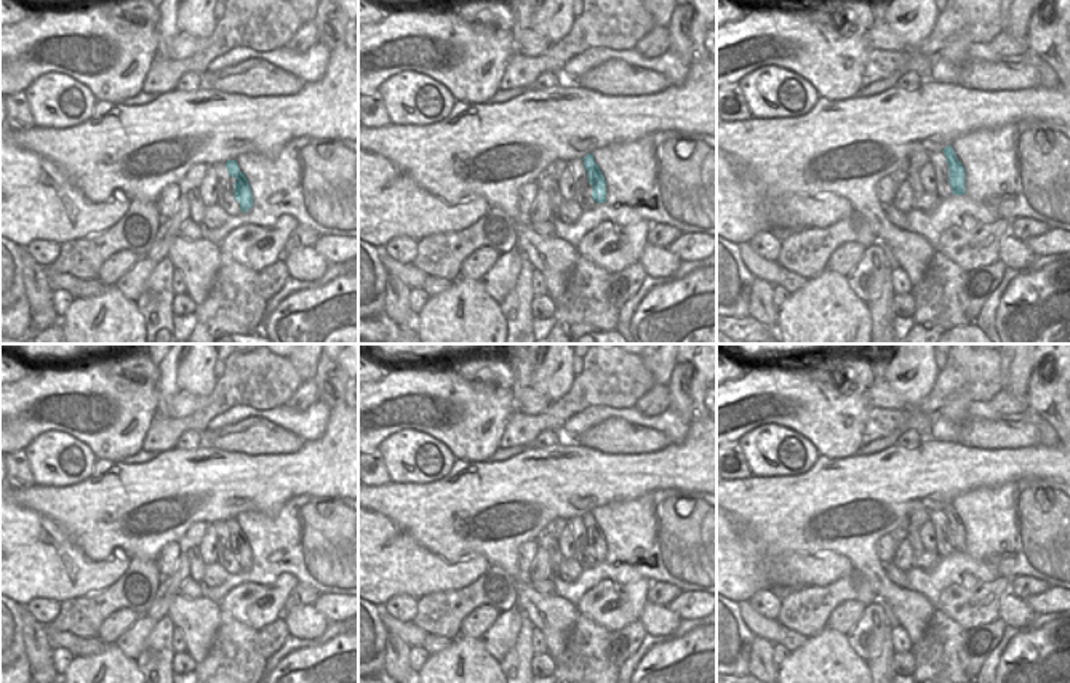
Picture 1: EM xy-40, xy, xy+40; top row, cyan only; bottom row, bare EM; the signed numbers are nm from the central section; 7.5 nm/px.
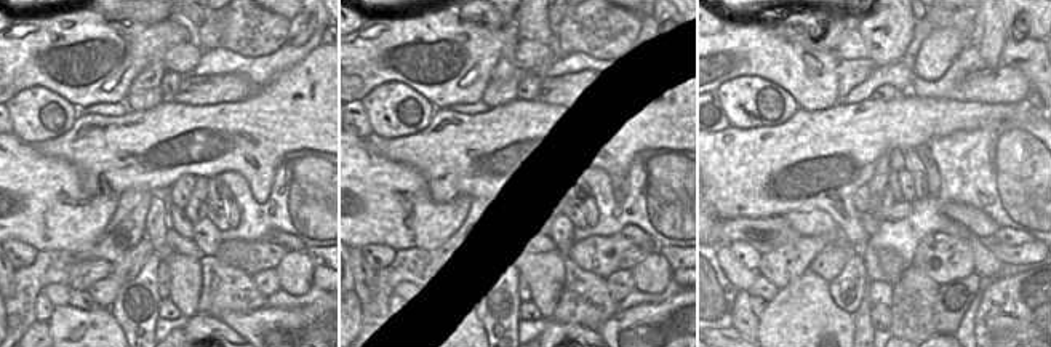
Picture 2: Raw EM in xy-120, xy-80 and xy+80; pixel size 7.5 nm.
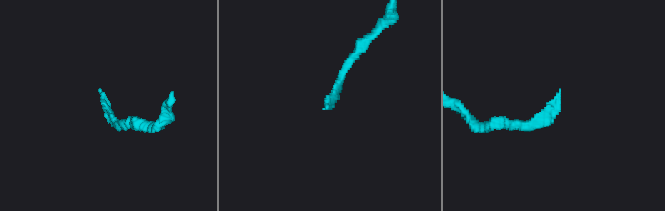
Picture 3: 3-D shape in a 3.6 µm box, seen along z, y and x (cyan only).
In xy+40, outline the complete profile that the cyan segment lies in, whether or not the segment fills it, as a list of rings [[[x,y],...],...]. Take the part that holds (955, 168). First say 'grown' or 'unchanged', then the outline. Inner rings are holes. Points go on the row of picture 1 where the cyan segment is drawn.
grown | [[[947,146],[942,152],[931,152],[928,163],[936,173],[936,189],[940,190],[942,197],[964,194],[964,168],[952,146]]]

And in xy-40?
grown | [[[229,160],[226,163],[214,163],[211,168],[216,173],[218,178],[218,192],[227,192],[229,190],[229,178],[235,178],[237,181],[234,182],[234,198],[240,203],[242,213],[246,213],[253,206],[253,195],[251,195],[251,187],[248,184],[248,179],[245,174],[240,171],[238,165],[235,160]]]

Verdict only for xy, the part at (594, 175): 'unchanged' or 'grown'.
grown

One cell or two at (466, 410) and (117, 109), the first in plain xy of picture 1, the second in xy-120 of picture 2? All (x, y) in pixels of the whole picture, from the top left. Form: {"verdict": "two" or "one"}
{"verdict": "two"}

